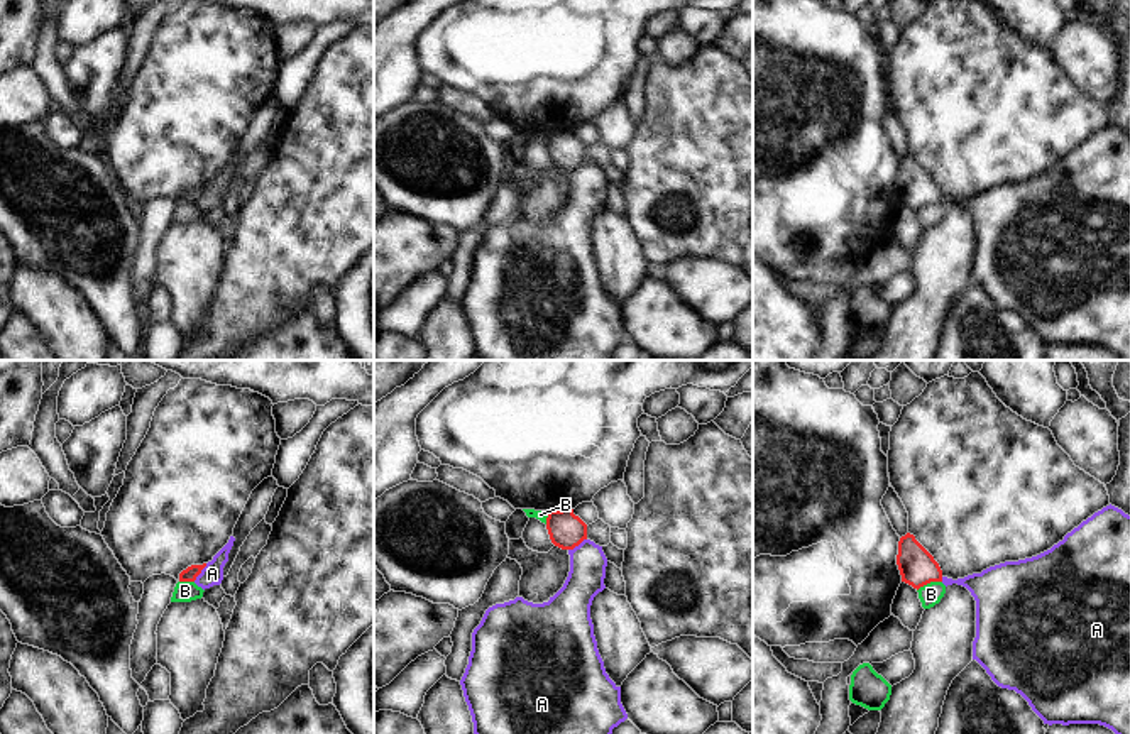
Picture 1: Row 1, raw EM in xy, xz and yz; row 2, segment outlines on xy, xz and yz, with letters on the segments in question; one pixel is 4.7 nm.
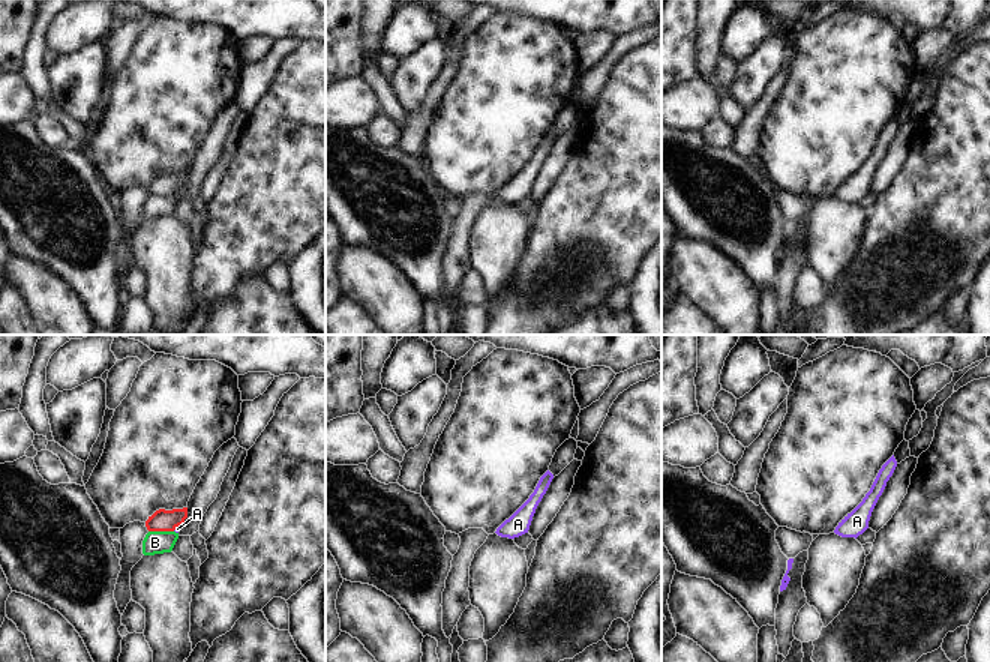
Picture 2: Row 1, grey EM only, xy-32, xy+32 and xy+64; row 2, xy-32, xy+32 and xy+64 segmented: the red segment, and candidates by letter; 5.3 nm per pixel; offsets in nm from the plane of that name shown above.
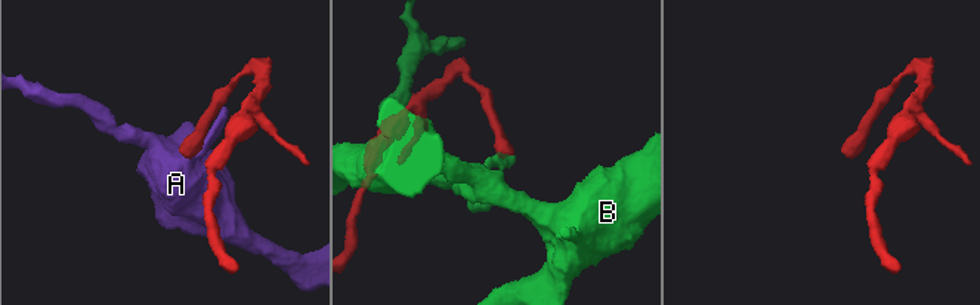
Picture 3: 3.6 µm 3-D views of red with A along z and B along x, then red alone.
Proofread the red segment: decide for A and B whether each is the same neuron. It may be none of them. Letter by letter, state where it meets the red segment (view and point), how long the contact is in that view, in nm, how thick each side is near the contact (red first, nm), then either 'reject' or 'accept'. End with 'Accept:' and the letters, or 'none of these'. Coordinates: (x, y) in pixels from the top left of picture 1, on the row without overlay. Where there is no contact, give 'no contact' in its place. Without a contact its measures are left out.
A: meets red in xy at (200, 193); contact 110 nm long; 70 nm thick on the red side, 100 nm on the other; reject
B: meets red in yz at (929, 203); contact 130 nm long; 180 nm thick on the red side, 110 nm on the other; reject
Accept: none of these

